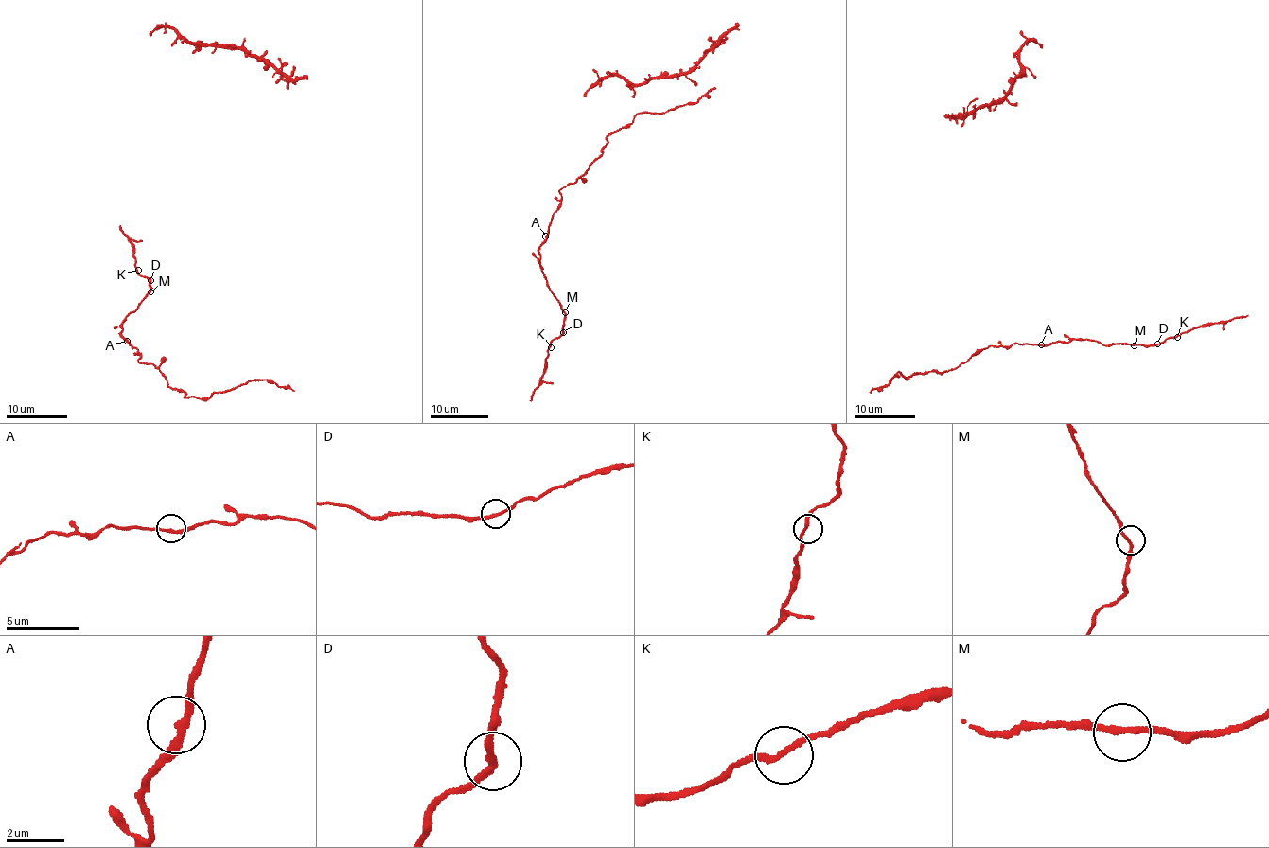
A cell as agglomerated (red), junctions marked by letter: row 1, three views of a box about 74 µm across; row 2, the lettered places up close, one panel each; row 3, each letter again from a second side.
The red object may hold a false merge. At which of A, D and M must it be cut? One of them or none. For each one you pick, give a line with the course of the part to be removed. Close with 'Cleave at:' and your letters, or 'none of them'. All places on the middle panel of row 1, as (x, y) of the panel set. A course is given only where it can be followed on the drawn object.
Cleave at: none of them

